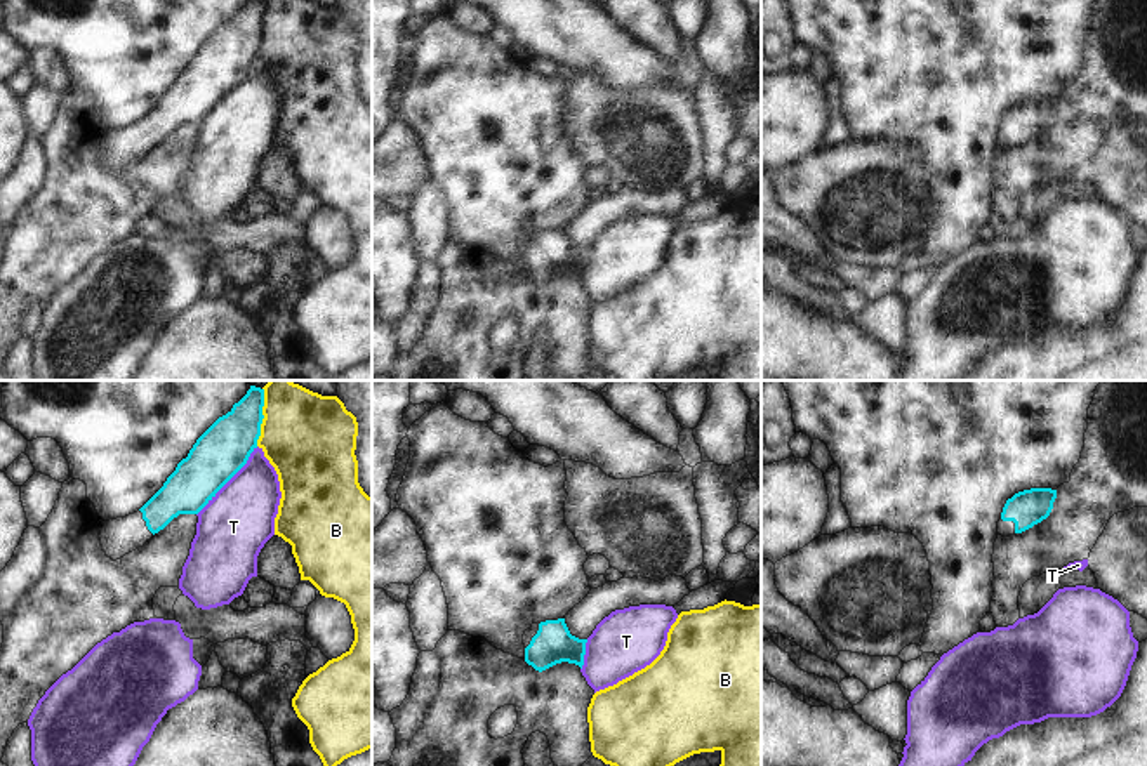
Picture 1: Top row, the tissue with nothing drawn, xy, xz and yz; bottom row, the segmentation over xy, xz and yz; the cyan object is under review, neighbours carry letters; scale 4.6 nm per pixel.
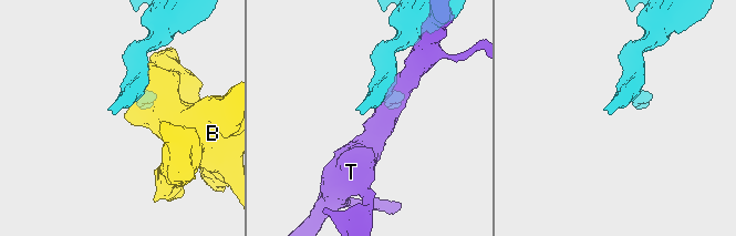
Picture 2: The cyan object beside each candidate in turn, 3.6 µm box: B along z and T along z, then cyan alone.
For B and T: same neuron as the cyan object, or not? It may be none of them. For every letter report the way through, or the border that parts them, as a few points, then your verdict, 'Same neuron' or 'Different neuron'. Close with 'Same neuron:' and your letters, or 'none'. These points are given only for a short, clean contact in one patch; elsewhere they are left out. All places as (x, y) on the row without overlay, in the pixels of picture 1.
B: Different neuron
T: Different neuron
Same neuron: none.

